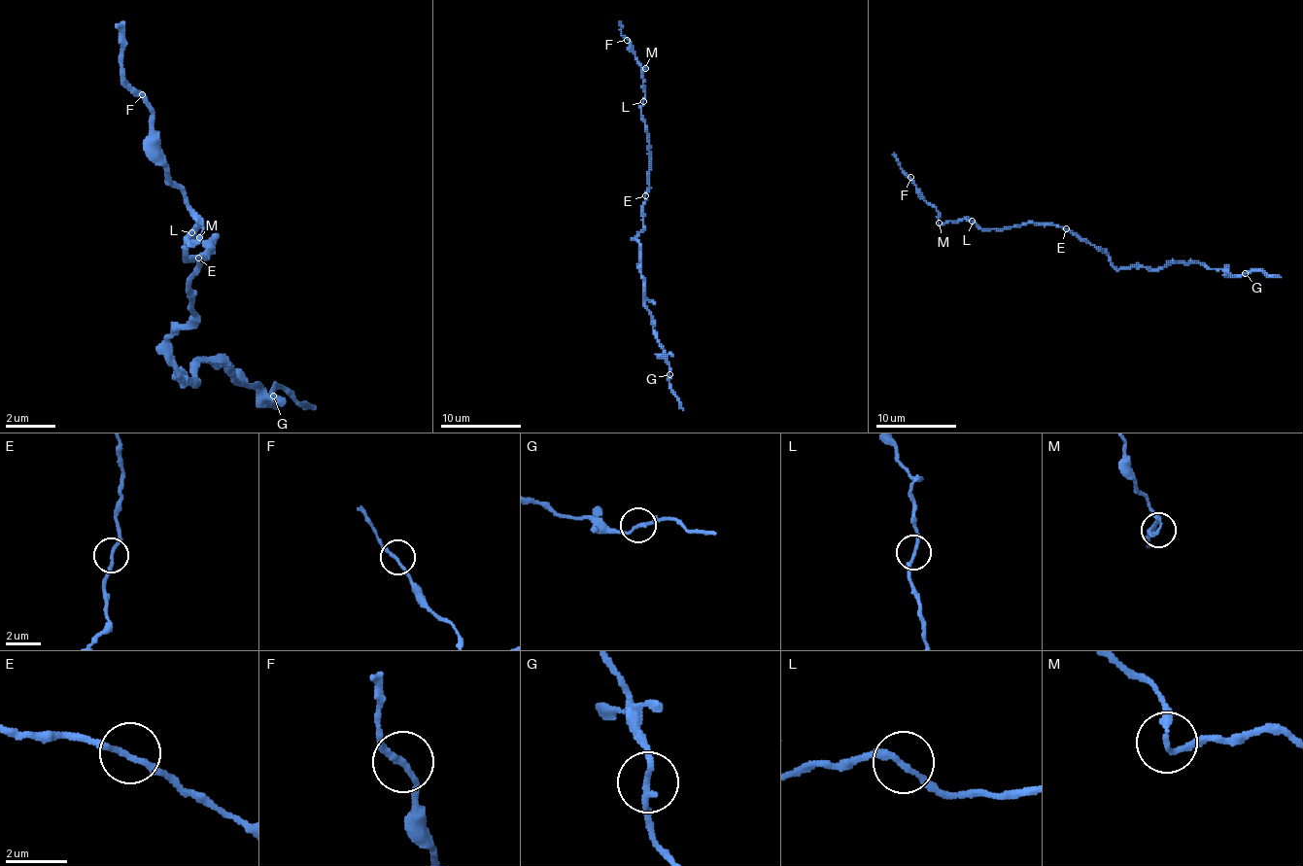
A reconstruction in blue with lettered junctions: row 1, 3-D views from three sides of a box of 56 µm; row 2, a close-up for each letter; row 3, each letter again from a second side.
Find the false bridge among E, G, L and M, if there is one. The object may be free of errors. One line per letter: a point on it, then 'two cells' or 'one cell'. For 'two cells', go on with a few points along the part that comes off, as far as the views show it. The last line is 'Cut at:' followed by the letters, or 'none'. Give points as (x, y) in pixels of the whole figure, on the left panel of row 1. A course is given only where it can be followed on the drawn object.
E: (198, 258) | one cell
G: (273, 396) | one cell
L: (191, 232) | one cell
M: (199, 237) | two cells | (198, 239), (186, 195), (167, 170), (154, 107), (122, 76), (122, 19)
Cut at: M

